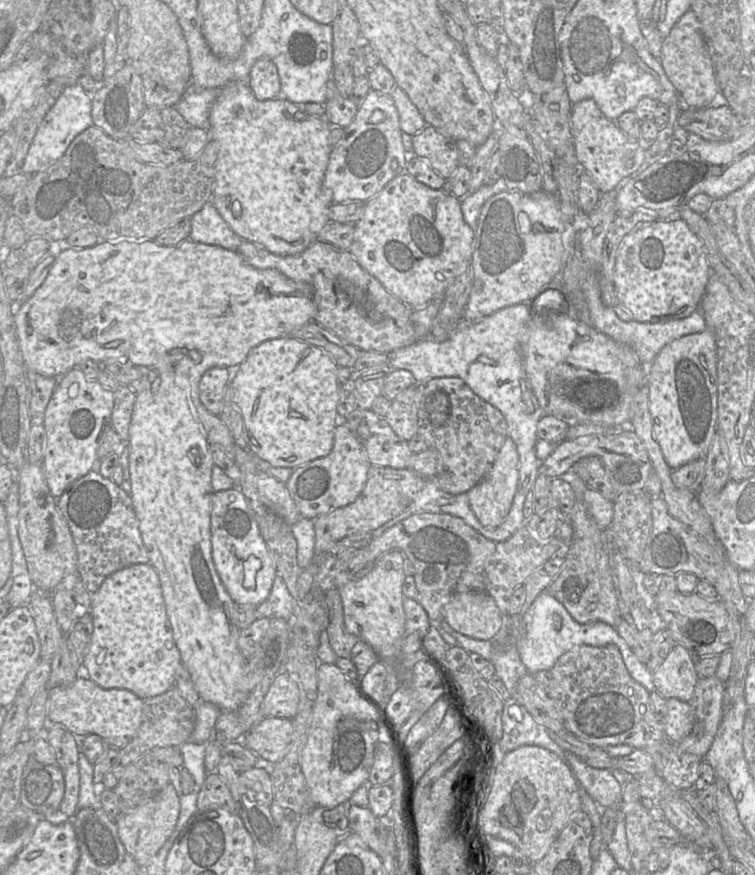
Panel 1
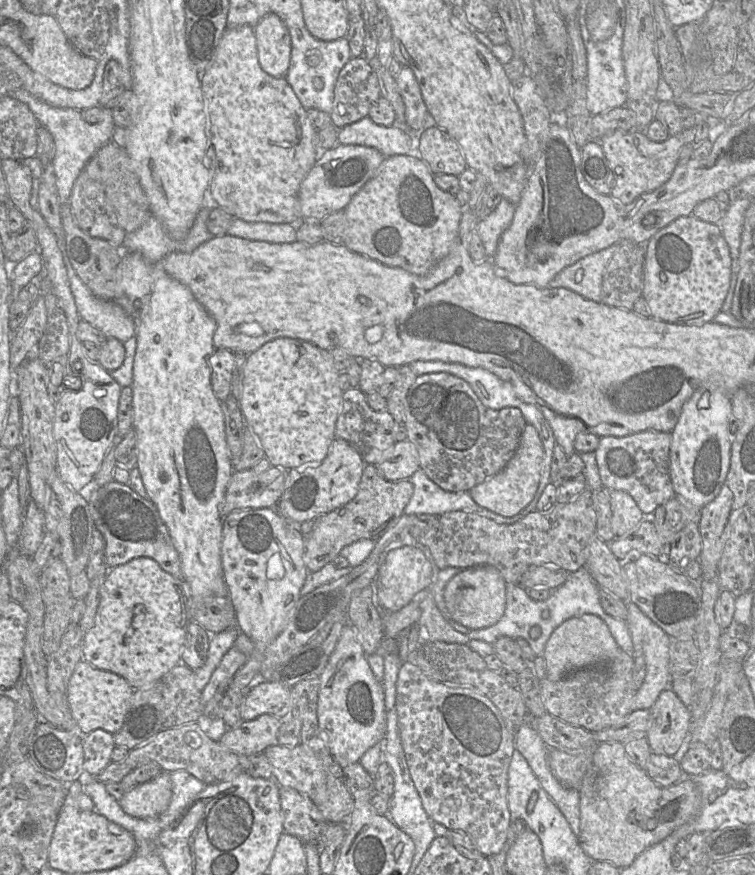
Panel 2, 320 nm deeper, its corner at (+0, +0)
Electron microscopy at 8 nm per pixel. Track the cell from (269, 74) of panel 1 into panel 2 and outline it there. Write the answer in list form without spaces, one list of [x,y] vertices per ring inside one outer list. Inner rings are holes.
[[[269,13],[255,25],[254,33],[263,71],[272,77],[285,77],[290,66],[291,37],[283,20]]]

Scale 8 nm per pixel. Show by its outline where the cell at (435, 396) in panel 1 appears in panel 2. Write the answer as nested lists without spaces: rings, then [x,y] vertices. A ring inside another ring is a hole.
[[[447,372],[417,376],[406,397],[404,426],[407,439],[417,450],[420,468],[435,484],[449,492],[469,492],[501,472],[515,454],[526,424],[520,409],[494,410],[484,406],[465,380]]]

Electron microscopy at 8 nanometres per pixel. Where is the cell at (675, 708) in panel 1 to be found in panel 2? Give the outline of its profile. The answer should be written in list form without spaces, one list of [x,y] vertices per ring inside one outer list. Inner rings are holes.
[[[667,687],[650,708],[647,741],[655,754],[674,756],[687,745],[690,732],[690,708]]]

